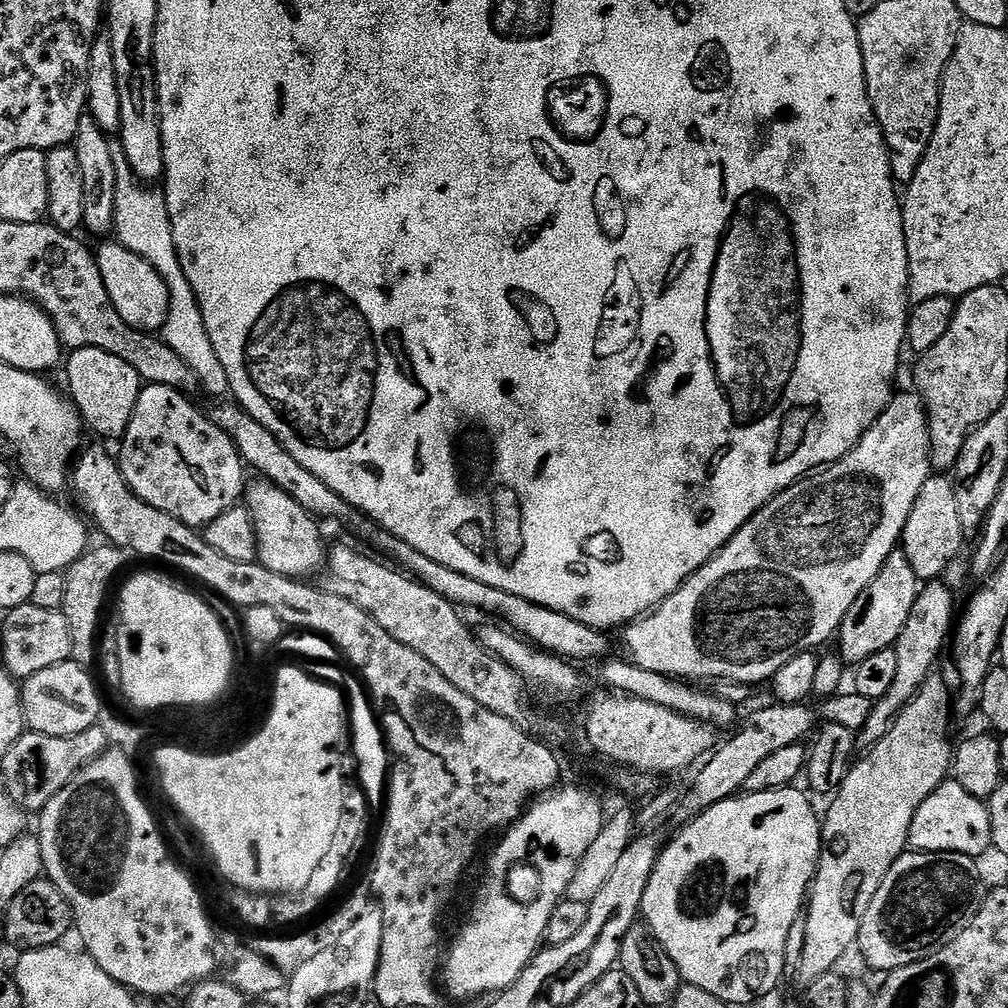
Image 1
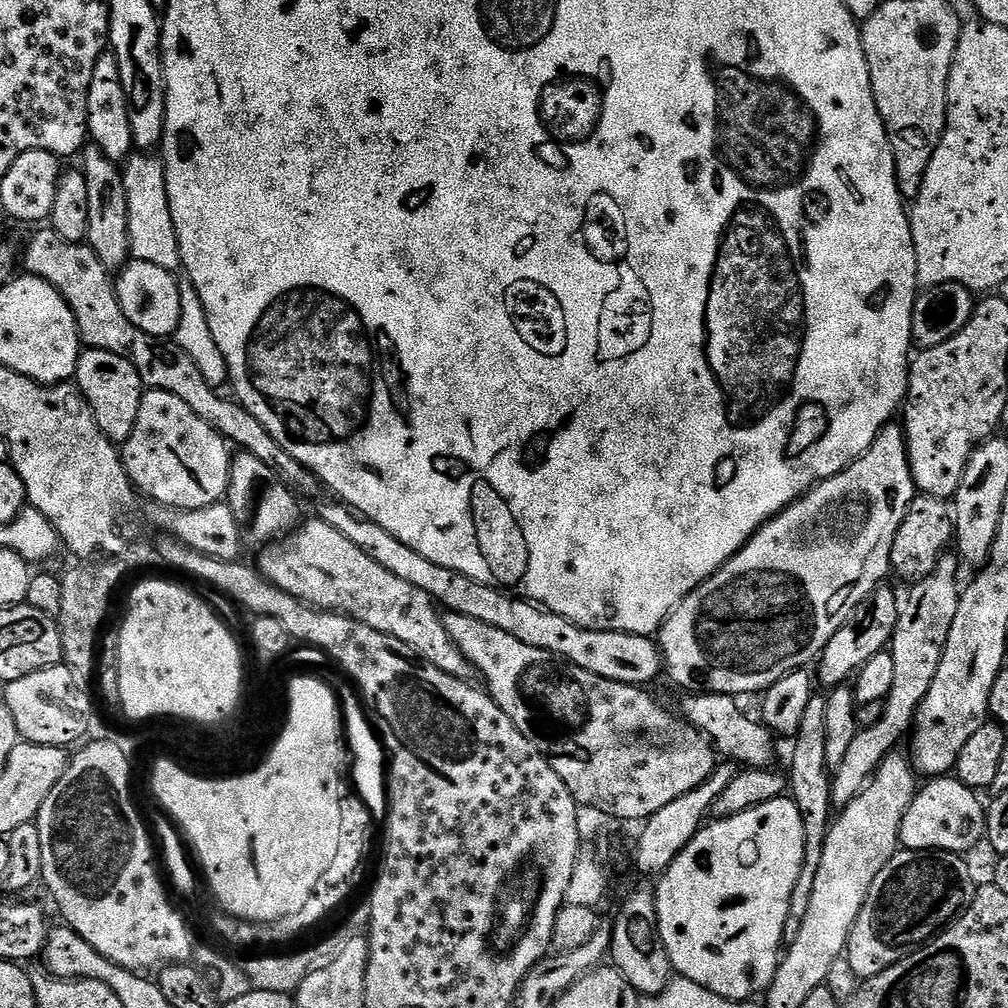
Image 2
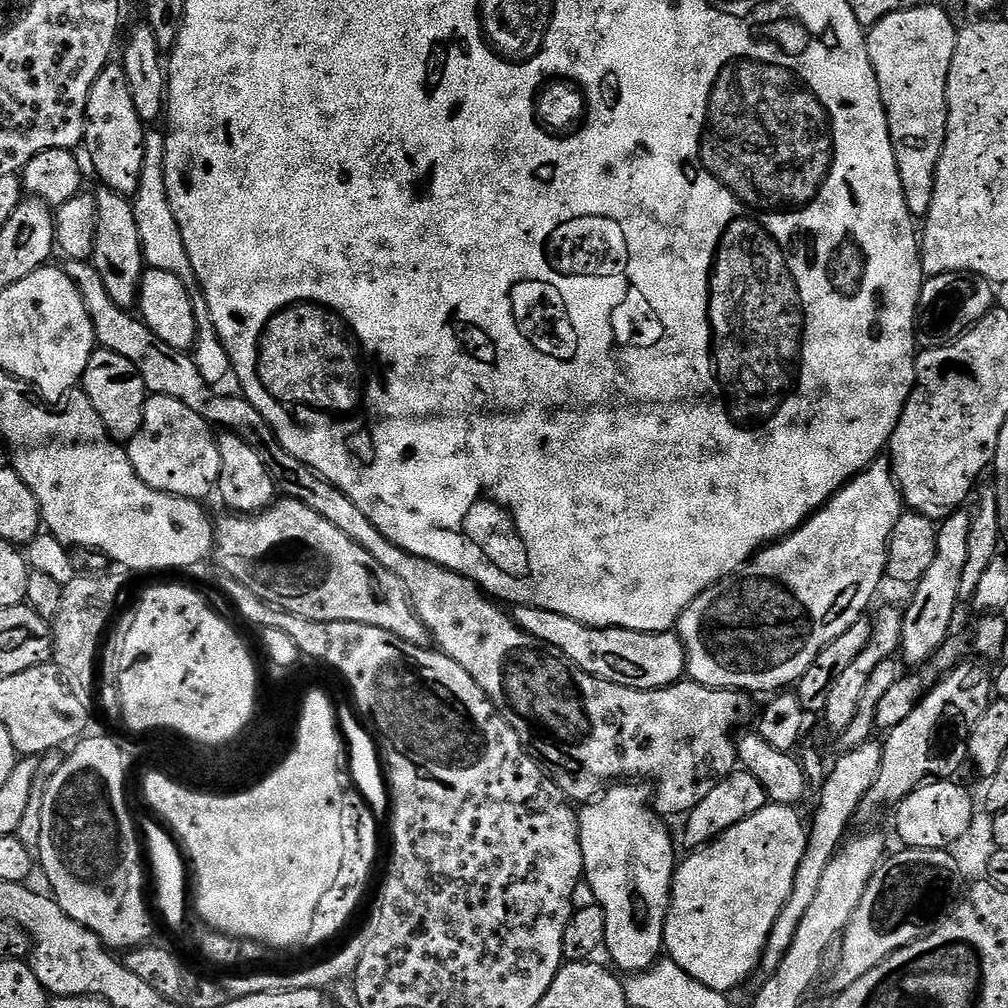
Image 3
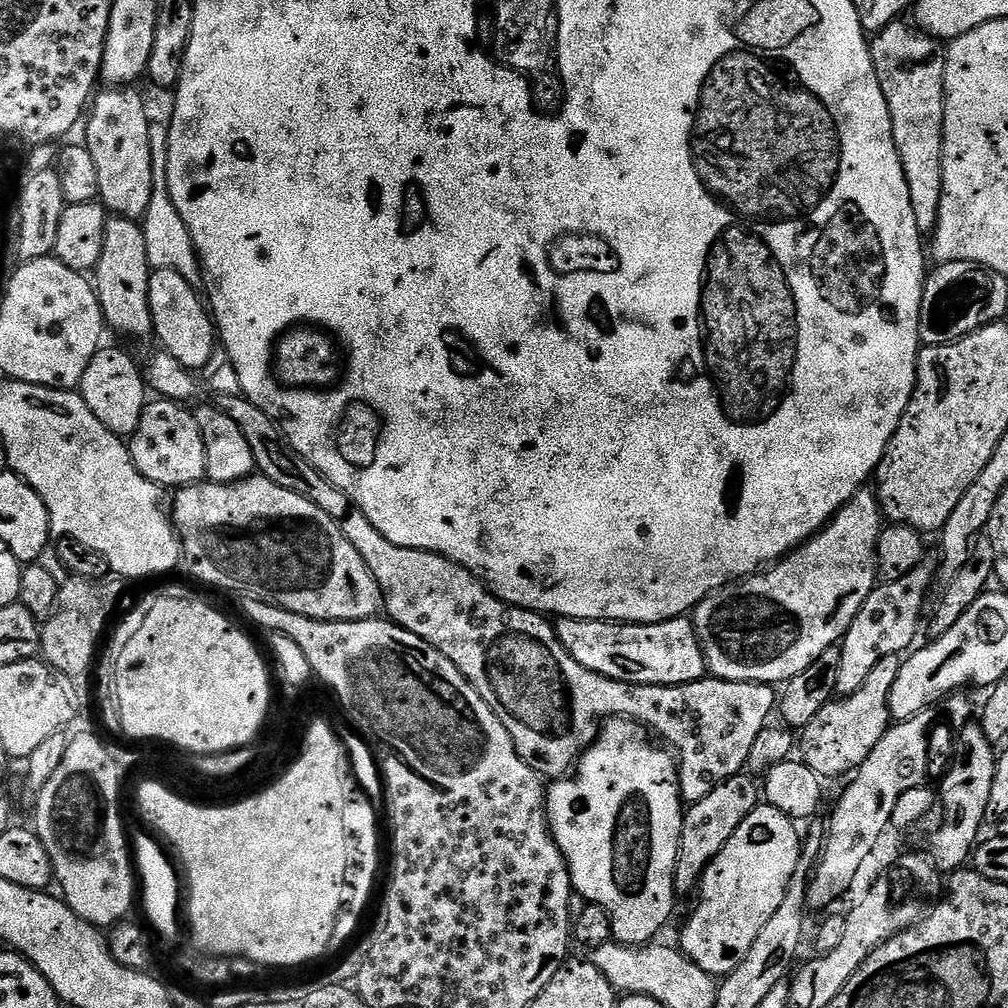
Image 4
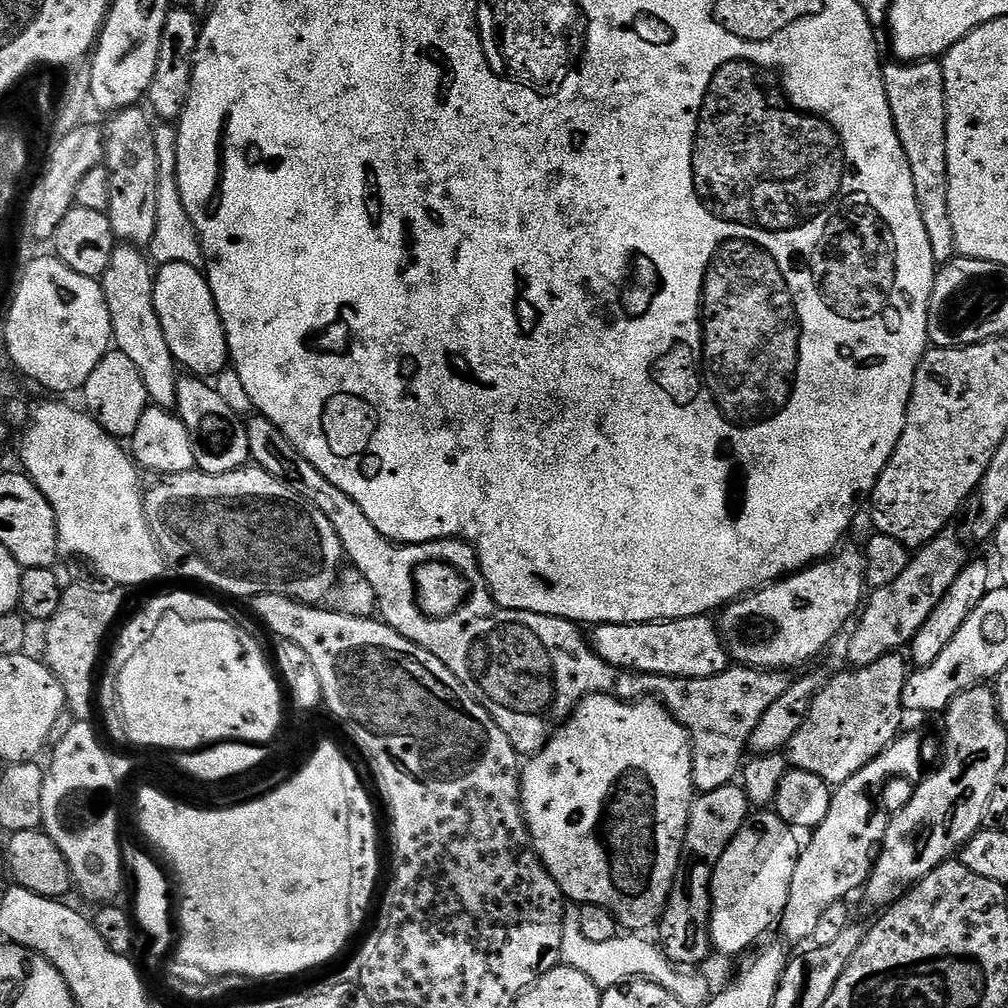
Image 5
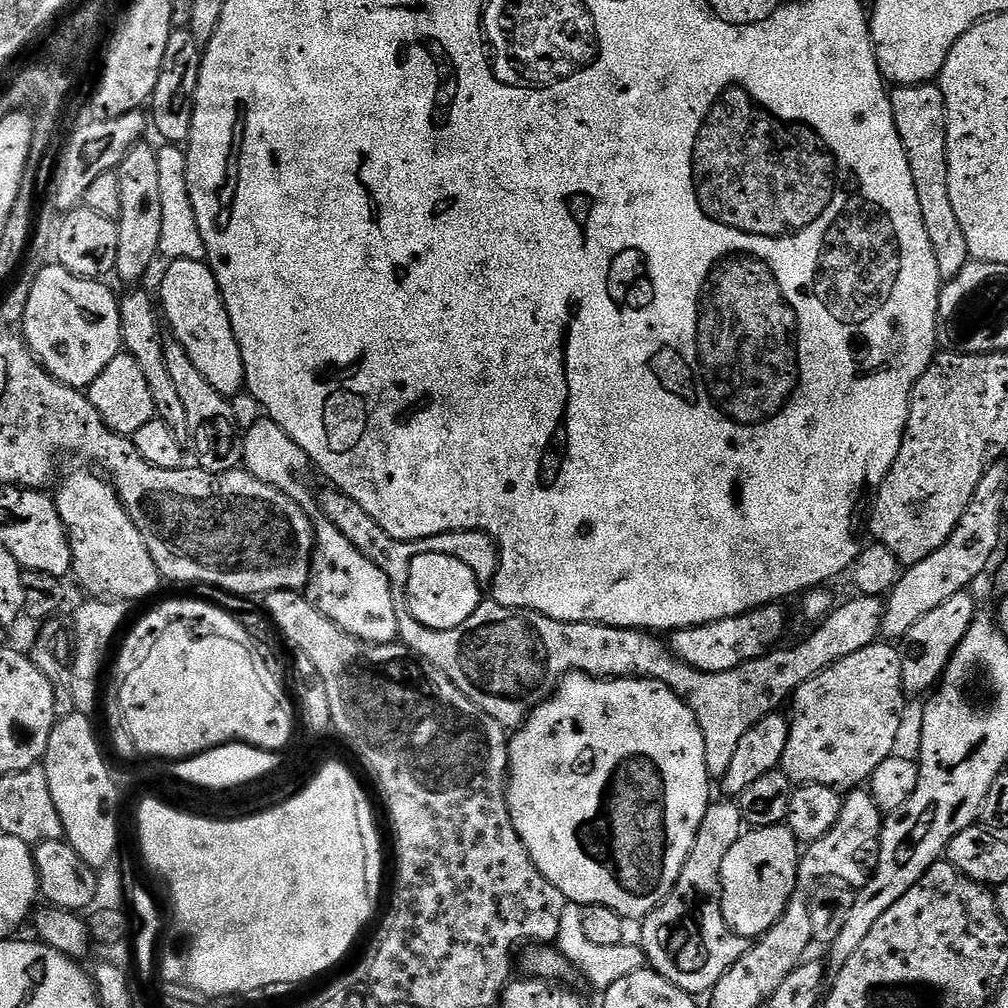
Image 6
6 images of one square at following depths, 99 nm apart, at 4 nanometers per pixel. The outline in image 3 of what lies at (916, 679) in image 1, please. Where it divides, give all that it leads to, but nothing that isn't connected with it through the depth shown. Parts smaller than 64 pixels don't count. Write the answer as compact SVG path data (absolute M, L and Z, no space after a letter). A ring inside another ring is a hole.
M958 510L946 519L939 521L936 530L936 549L934 562L922 574L920 581L911 589L912 601L903 609L902 638L900 652L904 656L903 663L923 666L932 659L949 639L952 619L956 616L956 604L961 603L960 587L962 586L962 570L966 570L966 549L970 544L971 515L967 511ZM873 738L862 746L841 751L836 761L831 761L827 769L824 783L819 785L820 797L816 800L816 813L812 816L812 824L808 828L808 845L802 854L802 862L798 862L798 874L794 874L794 886L790 890L790 898L782 906L778 918L768 935L764 947L764 956L760 959L759 971L770 974L778 970L782 958L786 958L786 950L790 950L790 942L794 942L794 934L798 934L798 926L802 918L806 918L806 910L810 910L814 898L818 895L818 886L822 882L822 874L826 874L826 866L836 857L845 843L844 835L848 832L848 823L856 816L856 811L864 808L864 799L874 786L878 770L882 768L883 743Z

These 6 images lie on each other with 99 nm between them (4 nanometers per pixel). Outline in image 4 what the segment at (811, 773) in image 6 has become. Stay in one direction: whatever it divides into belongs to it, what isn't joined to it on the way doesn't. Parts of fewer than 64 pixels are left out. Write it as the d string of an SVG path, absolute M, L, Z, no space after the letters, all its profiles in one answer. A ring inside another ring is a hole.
M887 656L870 670L870 678L852 696L834 698L810 722L798 736L798 752L802 763L821 778L844 776L855 773L856 769L870 758L870 750L888 732L892 715L888 709L890 690L894 678L898 678L902 660L900 656Z

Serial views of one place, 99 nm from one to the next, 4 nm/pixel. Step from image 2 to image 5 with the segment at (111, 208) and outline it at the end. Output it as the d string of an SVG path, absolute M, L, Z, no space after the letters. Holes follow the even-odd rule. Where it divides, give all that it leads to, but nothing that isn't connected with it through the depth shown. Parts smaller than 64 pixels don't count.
M116 247L110 266L106 266L102 277L106 306L112 319L115 351L126 354L126 358L134 362L138 374L142 374L149 401L155 407L172 410L178 398L178 365L174 354L170 354L170 346L166 346L166 334L162 334L162 322L158 322L158 310L154 310L155 285L153 265L139 247Z

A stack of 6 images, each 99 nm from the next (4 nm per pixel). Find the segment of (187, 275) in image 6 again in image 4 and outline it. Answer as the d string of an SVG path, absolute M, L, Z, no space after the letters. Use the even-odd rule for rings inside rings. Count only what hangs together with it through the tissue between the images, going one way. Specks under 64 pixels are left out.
M155 270L150 278L150 314L155 339L160 339L159 347L169 352L182 366L189 370L203 370L210 358L218 350L218 333L216 325L202 299L201 293L182 278L182 274L174 274L174 270Z

